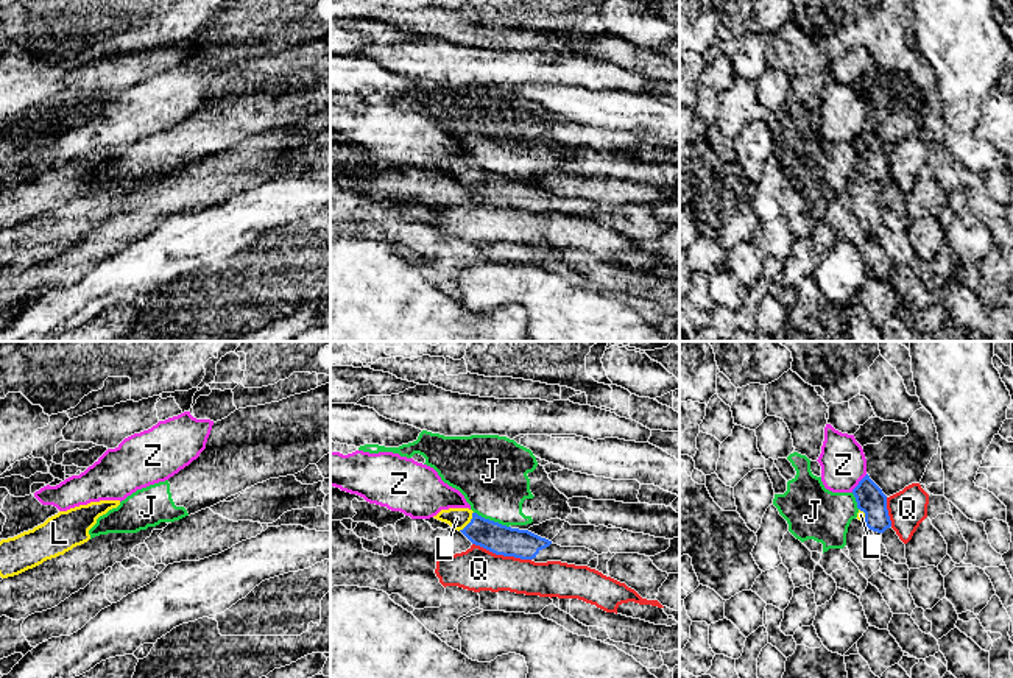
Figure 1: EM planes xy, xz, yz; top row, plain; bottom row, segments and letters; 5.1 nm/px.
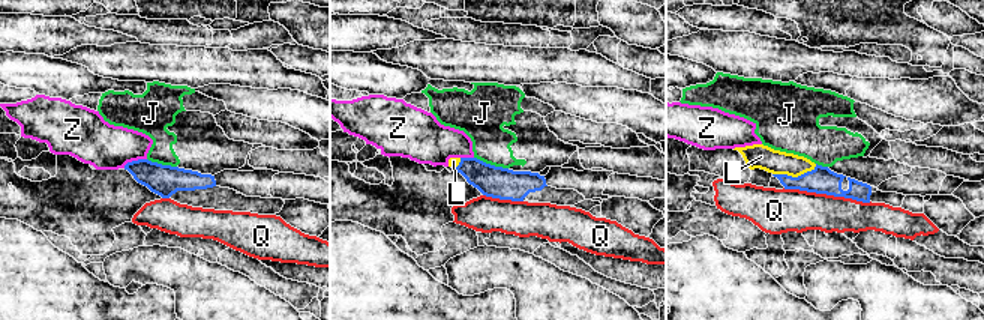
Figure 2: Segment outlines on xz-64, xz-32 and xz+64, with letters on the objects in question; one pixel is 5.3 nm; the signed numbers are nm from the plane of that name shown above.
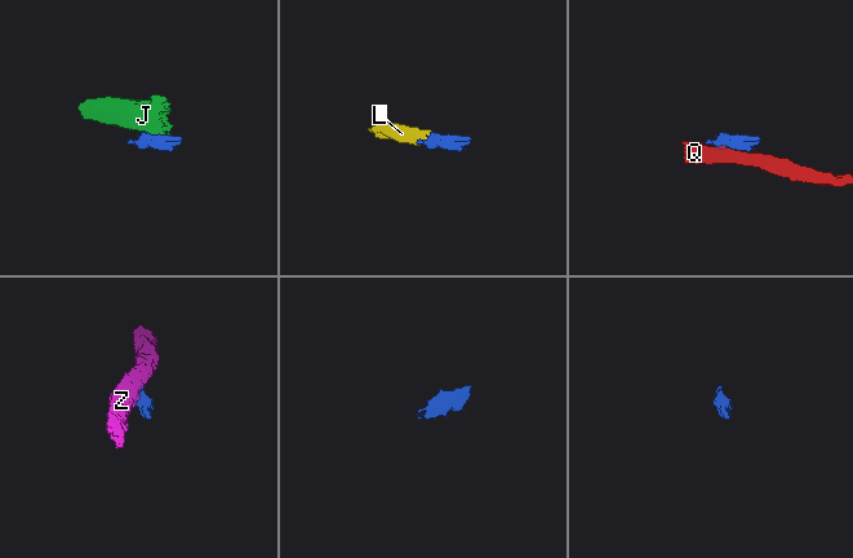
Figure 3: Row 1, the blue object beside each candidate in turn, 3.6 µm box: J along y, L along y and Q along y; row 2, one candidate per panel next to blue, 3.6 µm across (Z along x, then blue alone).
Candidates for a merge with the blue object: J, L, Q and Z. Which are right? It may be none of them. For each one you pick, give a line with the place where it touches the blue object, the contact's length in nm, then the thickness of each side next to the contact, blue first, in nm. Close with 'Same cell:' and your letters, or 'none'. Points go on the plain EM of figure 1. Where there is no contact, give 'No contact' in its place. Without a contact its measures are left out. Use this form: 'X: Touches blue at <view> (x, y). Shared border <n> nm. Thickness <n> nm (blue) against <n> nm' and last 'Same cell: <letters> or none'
L: Touches blue at xz (469, 173). Shared border 130 nm. Thickness 160 nm (blue) against 110 nm
Same cell: L

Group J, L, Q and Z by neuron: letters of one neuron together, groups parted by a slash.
J / L / Q / Z

